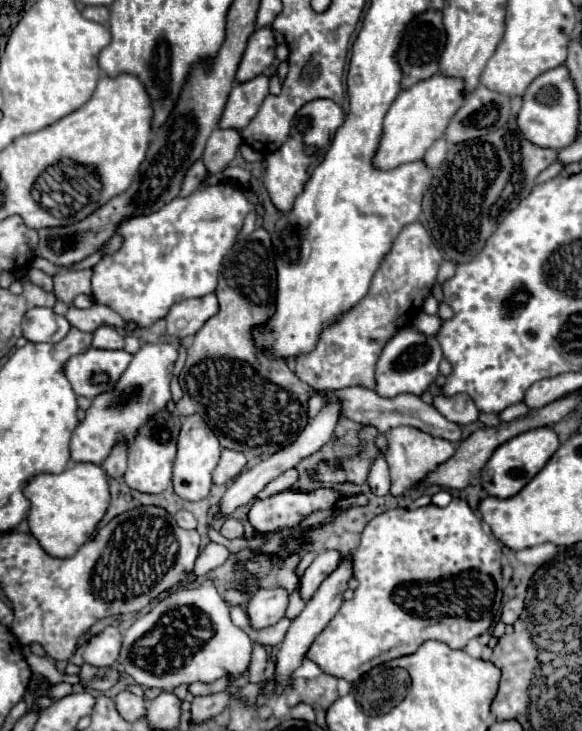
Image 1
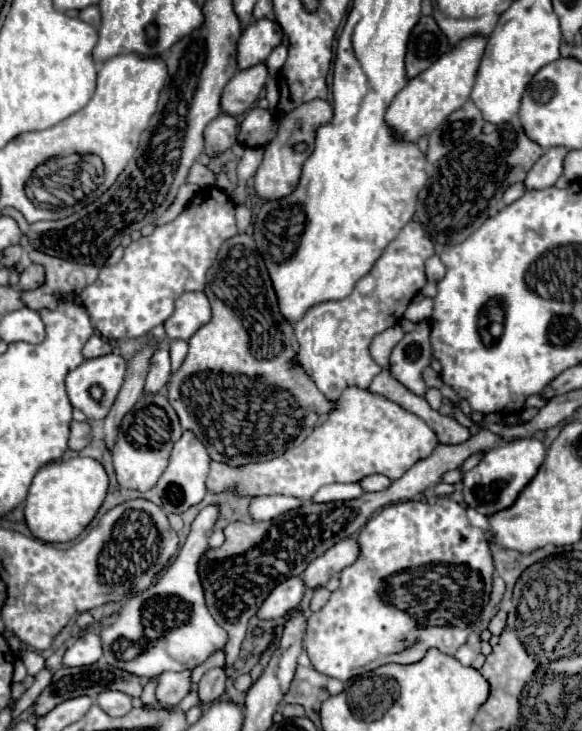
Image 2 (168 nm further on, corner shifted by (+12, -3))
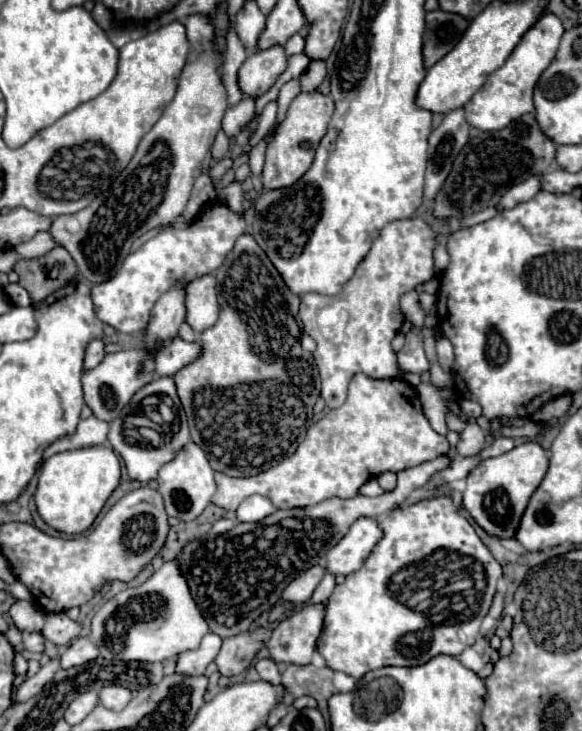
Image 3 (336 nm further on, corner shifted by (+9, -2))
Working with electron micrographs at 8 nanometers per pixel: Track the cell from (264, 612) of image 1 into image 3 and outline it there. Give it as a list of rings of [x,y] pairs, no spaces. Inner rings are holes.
[[[311,566],[309,570],[305,570],[299,578],[295,578],[287,586],[287,590],[283,592],[283,598],[289,600],[289,602],[295,602],[295,604],[307,602],[311,598],[311,594],[315,592],[315,588],[319,586],[323,576],[325,576],[323,566]]]

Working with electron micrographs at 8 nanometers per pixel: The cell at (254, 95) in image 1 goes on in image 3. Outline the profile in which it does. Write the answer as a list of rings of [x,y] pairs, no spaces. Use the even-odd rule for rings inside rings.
[[[285,46],[257,50],[249,54],[249,58],[243,62],[239,70],[239,86],[247,96],[257,98],[275,84],[275,80],[285,72],[285,68],[287,68]]]

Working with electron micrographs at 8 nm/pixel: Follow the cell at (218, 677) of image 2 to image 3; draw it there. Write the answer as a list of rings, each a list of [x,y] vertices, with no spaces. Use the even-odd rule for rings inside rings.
[[[261,626],[255,630],[247,630],[243,634],[235,634],[223,640],[223,648],[215,658],[219,672],[223,676],[237,676],[245,672],[255,660],[259,650],[267,644],[273,628]]]

